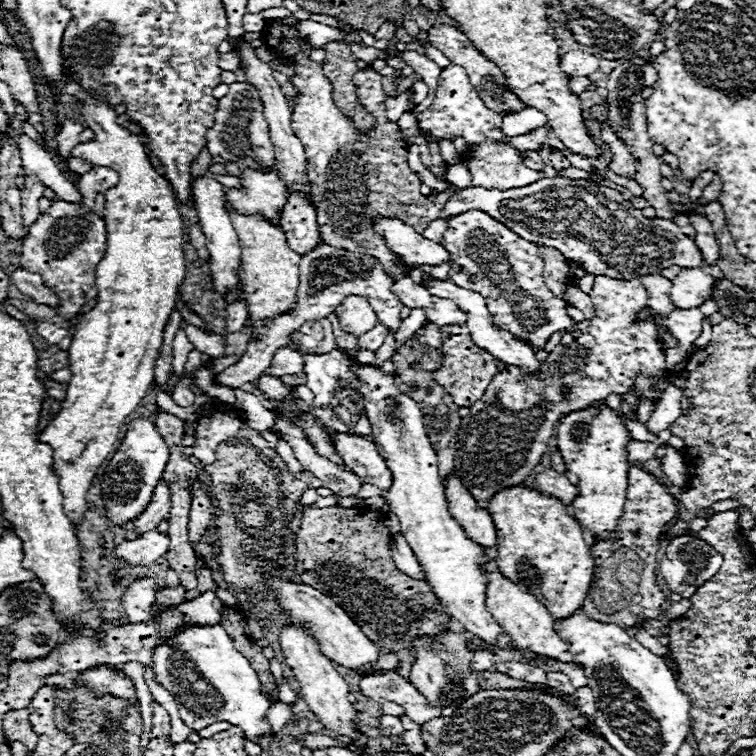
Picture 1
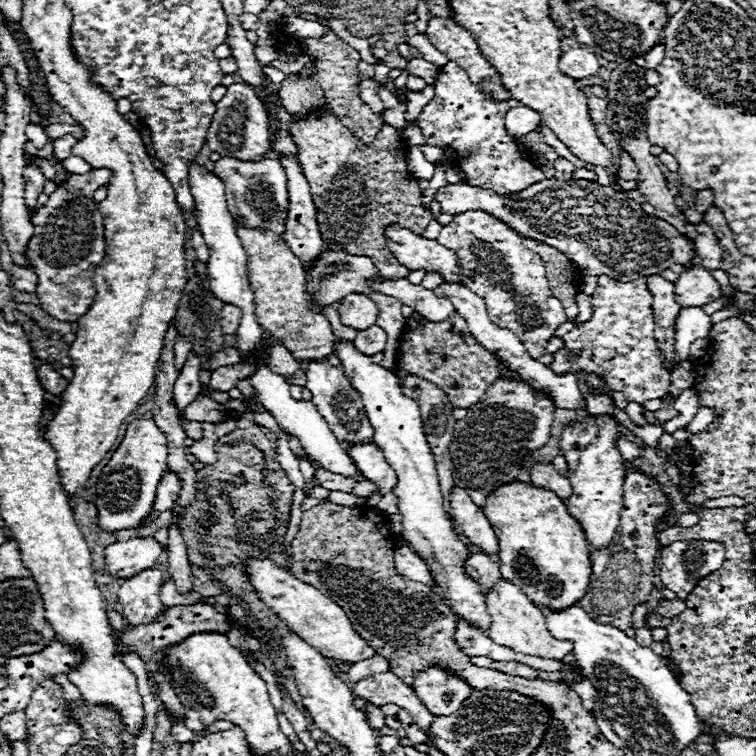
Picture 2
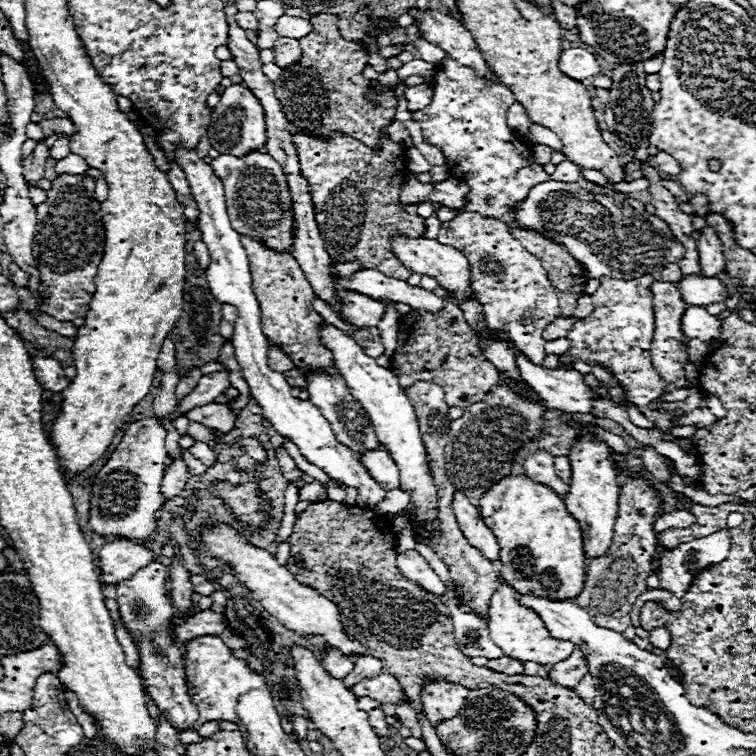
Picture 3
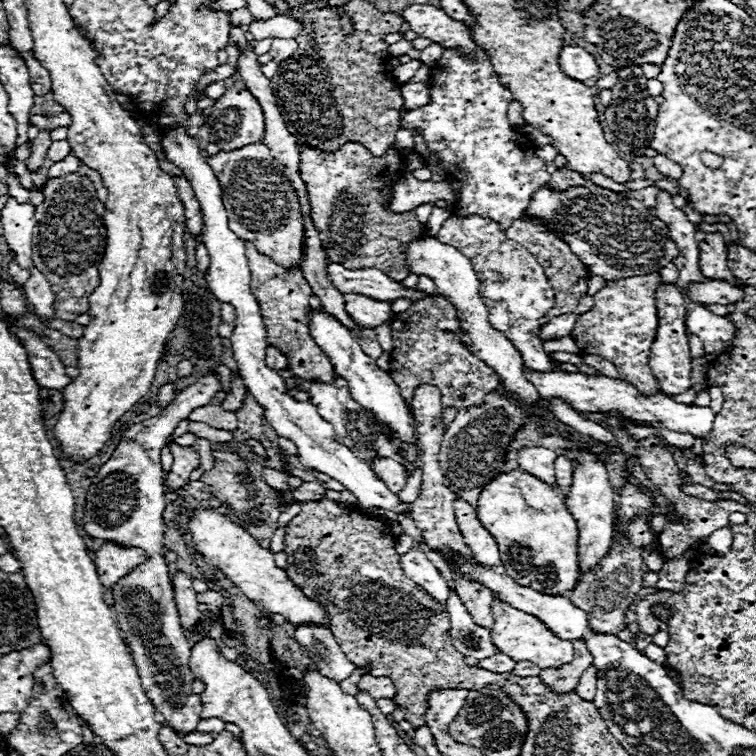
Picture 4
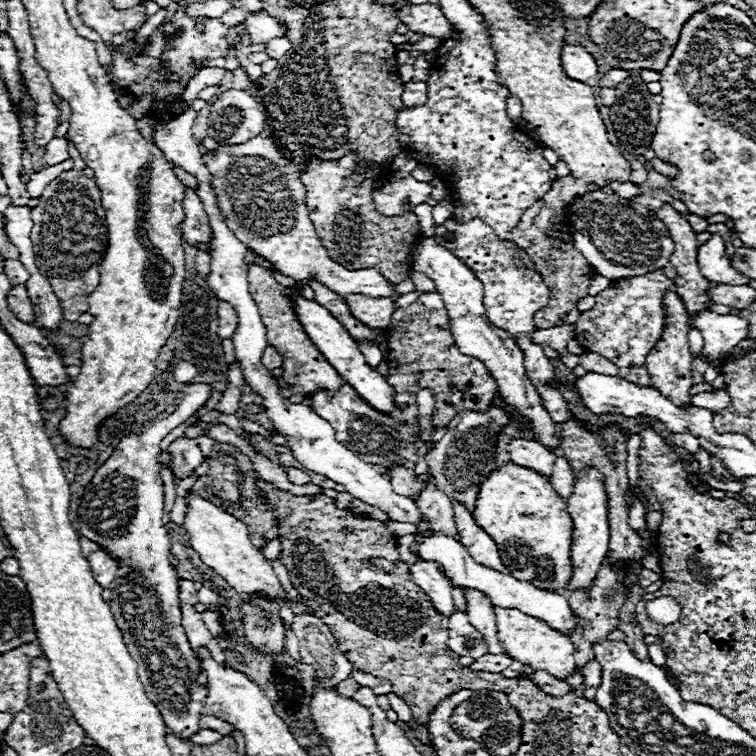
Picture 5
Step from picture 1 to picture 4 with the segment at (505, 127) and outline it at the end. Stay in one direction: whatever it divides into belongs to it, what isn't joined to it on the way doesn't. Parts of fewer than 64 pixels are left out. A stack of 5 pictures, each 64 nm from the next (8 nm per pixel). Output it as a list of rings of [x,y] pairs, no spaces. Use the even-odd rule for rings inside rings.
[[[514,100],[514,102],[508,106],[508,120],[510,120],[512,126],[524,124],[524,118],[522,118],[522,104],[520,104],[520,102]]]

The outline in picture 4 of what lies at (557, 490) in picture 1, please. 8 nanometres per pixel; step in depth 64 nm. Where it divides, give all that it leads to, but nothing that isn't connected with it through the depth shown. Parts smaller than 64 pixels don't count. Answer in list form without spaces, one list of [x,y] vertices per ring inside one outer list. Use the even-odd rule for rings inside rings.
[[[524,446],[518,450],[518,466],[526,472],[532,472],[536,478],[544,480],[550,486],[556,486],[554,478],[554,460],[556,454],[542,446]]]

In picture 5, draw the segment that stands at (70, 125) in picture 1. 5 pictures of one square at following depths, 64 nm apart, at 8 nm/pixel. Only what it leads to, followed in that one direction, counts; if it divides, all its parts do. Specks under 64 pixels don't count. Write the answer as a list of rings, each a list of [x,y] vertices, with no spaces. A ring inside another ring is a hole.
[[[52,138],[46,146],[46,152],[42,156],[44,166],[56,166],[64,160],[68,160],[68,142],[64,138]]]

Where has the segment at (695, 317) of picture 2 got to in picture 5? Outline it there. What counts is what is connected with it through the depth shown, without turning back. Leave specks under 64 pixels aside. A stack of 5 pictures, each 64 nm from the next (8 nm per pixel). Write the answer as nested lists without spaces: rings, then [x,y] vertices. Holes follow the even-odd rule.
[[[706,310],[692,320],[692,328],[700,330],[704,336],[704,352],[710,354],[712,360],[722,360],[740,340],[748,338],[750,324],[740,316],[720,316]]]

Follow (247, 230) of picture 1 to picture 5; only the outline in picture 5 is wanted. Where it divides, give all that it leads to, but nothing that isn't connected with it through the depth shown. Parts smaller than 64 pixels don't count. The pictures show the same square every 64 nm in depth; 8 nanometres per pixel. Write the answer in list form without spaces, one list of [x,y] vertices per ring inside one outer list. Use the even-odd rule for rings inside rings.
[[[258,256],[258,262],[248,266],[248,282],[250,282],[252,298],[256,300],[256,306],[260,308],[262,324],[266,326],[268,344],[272,348],[276,348],[276,352],[280,352],[280,356],[284,356],[282,378],[288,382],[288,390],[292,394],[300,394],[304,398],[312,398],[314,392],[318,392],[320,388],[328,388],[328,392],[336,392],[336,388],[340,388],[340,384],[344,384],[344,378],[334,370],[334,366],[312,344],[312,340],[306,336],[302,324],[298,322],[298,318],[292,310],[292,304],[290,304],[288,296],[290,294],[300,294],[300,292],[294,292],[290,288],[280,286],[272,278],[268,268],[272,268],[272,264]]]

